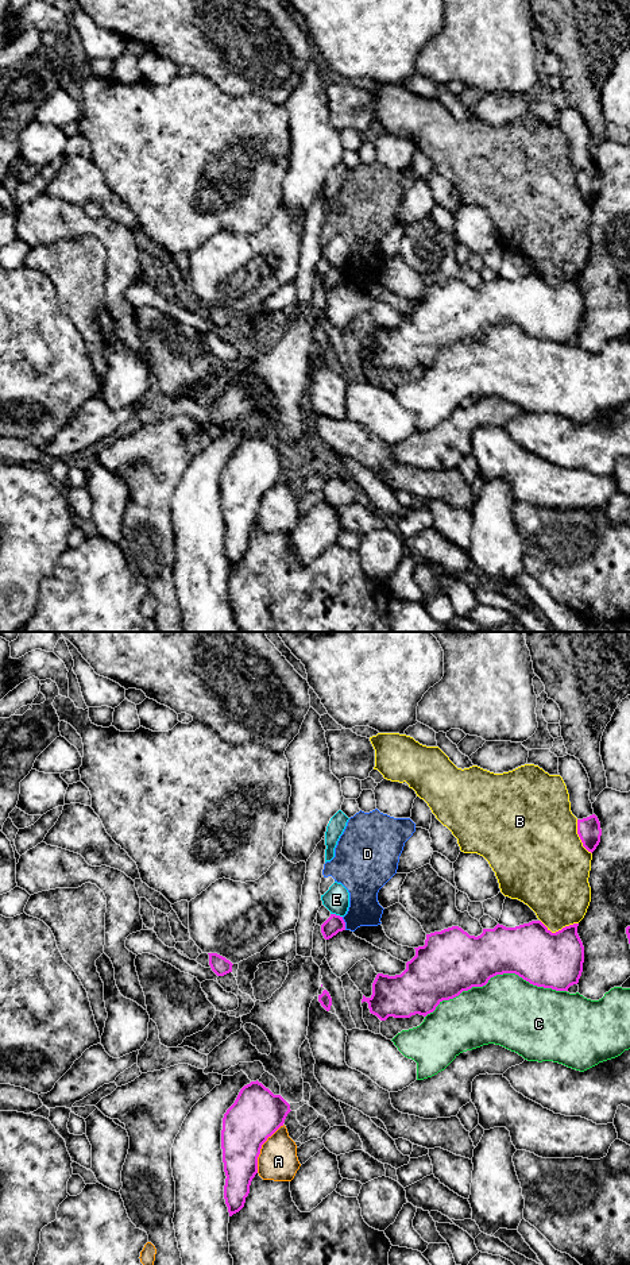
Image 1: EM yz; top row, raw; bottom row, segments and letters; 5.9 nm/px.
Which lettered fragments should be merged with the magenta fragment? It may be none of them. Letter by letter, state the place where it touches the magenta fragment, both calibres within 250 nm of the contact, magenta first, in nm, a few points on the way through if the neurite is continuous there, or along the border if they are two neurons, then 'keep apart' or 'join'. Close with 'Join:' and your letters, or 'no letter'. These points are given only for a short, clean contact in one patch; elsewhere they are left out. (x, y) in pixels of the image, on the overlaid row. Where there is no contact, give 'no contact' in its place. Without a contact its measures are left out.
A: yz (261, 1148) | 300/240 nm | keep apart
B: yz (559, 930) | 340/380 nm | keep apart
C: yz (495, 975) | 360/420 nm | keep apart
D: yz (344, 924) | 110/190 nm | along yz (341, 917), (346, 929) | keep apart
E: yz (335, 914) | 110/160 nm | keep apart
Join: no letter

